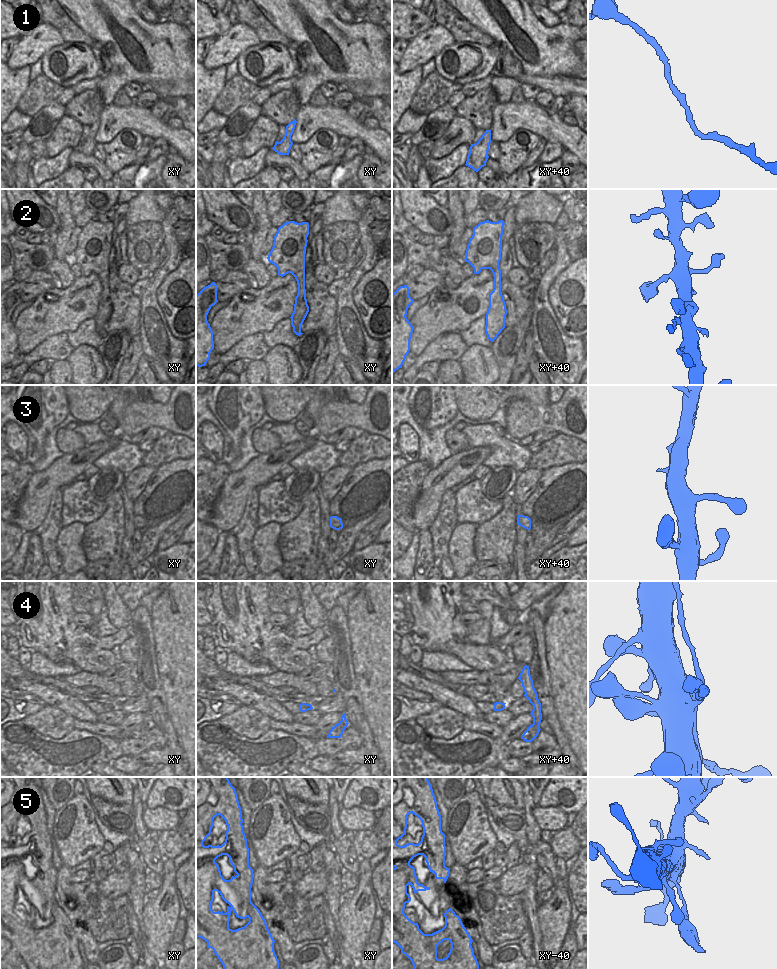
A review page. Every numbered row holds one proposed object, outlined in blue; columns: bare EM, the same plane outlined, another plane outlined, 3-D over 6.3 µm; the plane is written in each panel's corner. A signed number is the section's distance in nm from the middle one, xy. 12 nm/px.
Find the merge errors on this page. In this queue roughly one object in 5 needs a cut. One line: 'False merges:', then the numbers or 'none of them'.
False merges: 4

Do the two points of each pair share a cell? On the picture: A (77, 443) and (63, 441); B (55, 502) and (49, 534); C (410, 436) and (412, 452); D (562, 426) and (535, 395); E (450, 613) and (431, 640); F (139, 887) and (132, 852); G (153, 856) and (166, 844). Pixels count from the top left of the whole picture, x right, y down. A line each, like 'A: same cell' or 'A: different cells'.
A: same cell
B: same cell
C: same cell
D: different cells
E: same cell
F: same cell
G: different cells

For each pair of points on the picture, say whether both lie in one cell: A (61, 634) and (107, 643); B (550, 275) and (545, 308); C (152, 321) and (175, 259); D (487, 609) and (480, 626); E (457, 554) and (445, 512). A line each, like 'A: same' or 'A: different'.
A: same
B: same
C: same
D: same
E: different

